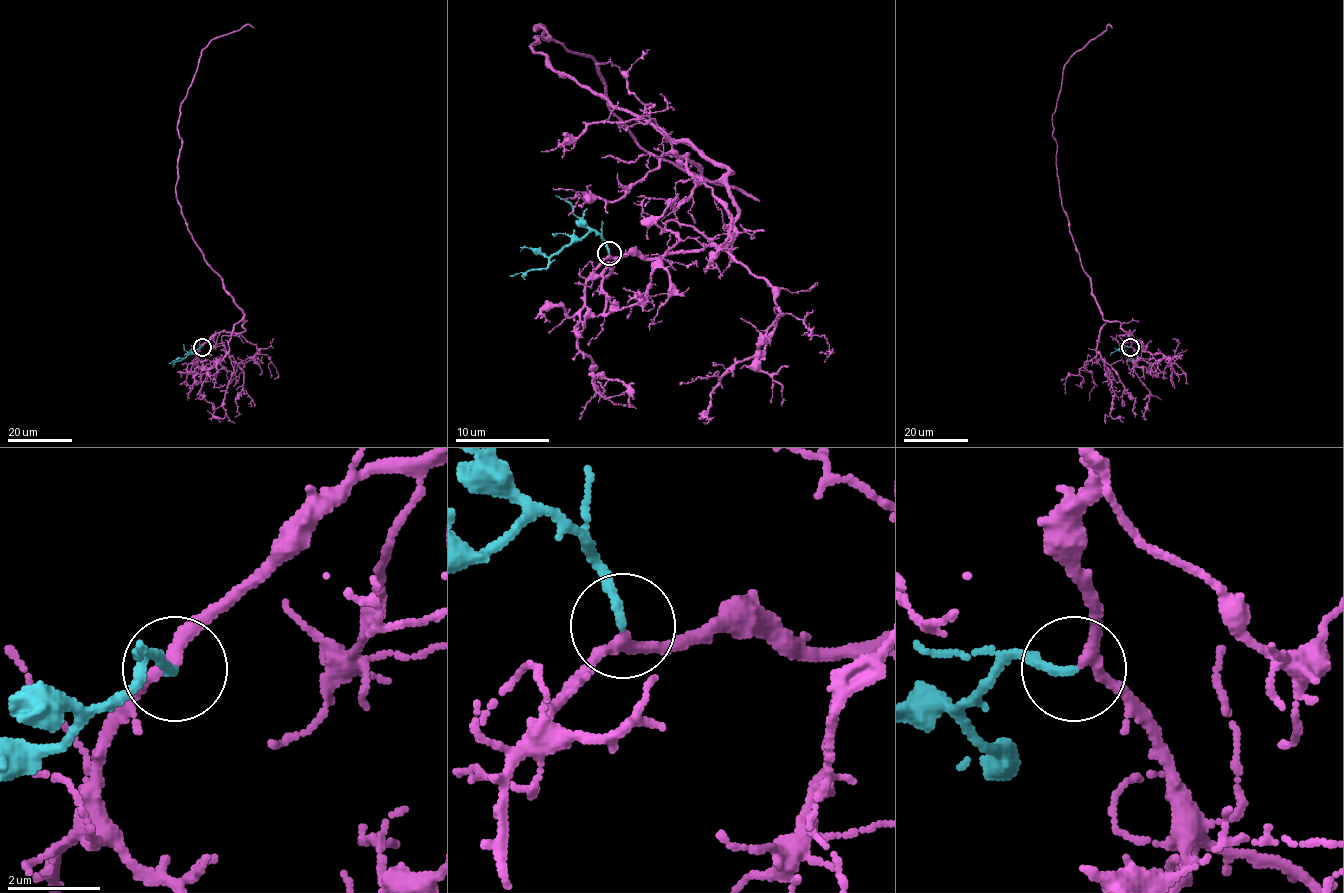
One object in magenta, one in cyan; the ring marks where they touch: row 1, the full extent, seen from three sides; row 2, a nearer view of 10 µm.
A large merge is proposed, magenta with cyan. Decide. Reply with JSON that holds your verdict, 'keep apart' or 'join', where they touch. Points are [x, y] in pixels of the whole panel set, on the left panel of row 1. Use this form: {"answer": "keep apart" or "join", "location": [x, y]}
{"answer": "join", "location": [202, 347]}

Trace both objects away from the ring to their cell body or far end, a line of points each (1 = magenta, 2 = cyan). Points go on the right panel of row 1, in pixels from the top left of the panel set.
1: (1130, 346), (1131, 333), (1104, 320), (1082, 268), (1060, 196), (1052, 136), (1065, 64), (1112, 28)
2: (1130, 346), (1122, 350), (1139, 367)

